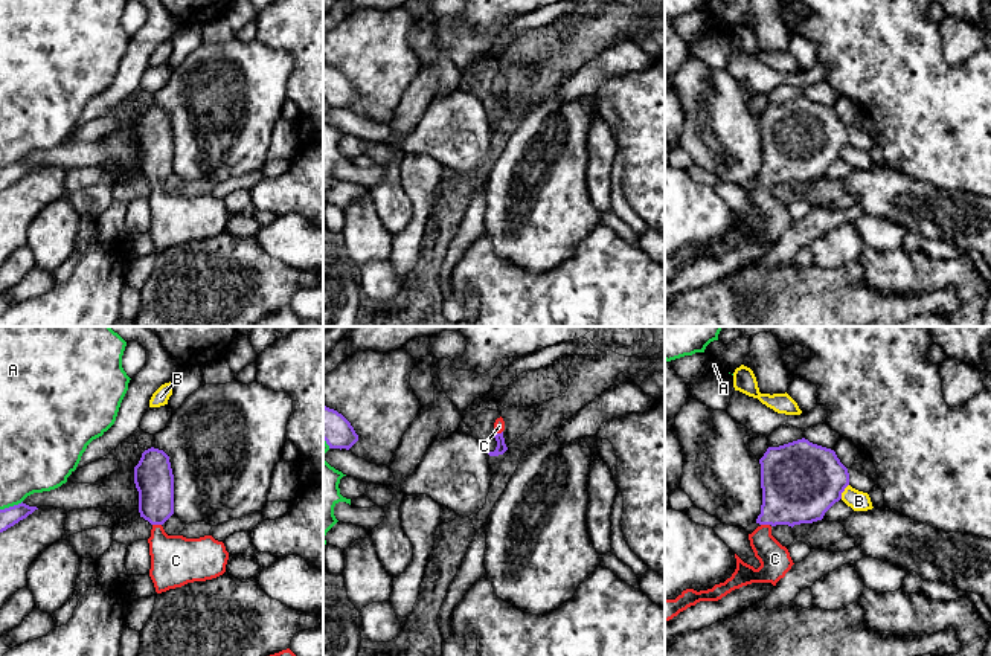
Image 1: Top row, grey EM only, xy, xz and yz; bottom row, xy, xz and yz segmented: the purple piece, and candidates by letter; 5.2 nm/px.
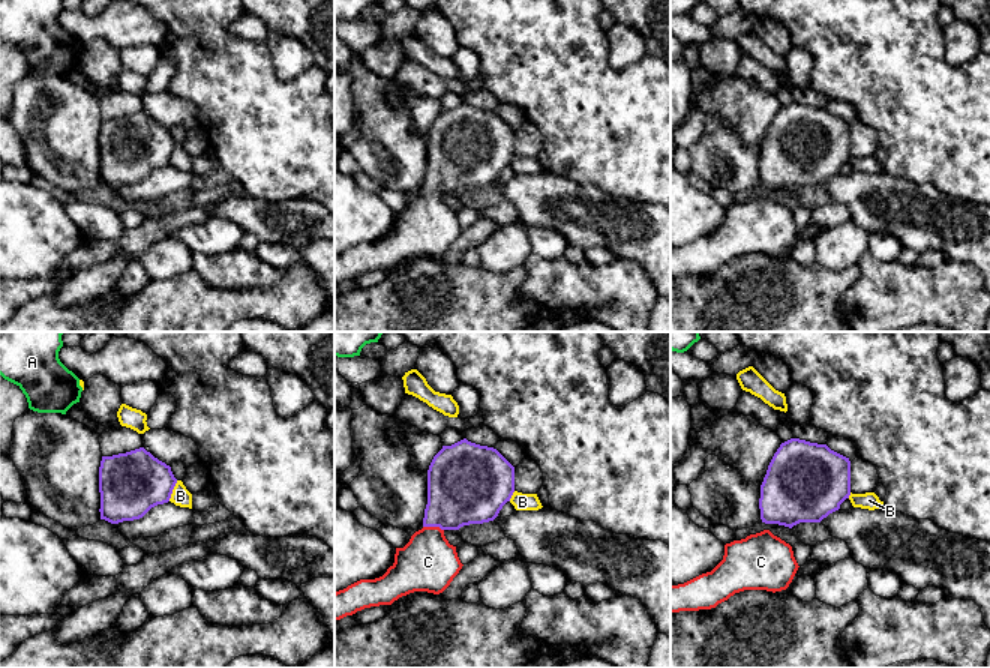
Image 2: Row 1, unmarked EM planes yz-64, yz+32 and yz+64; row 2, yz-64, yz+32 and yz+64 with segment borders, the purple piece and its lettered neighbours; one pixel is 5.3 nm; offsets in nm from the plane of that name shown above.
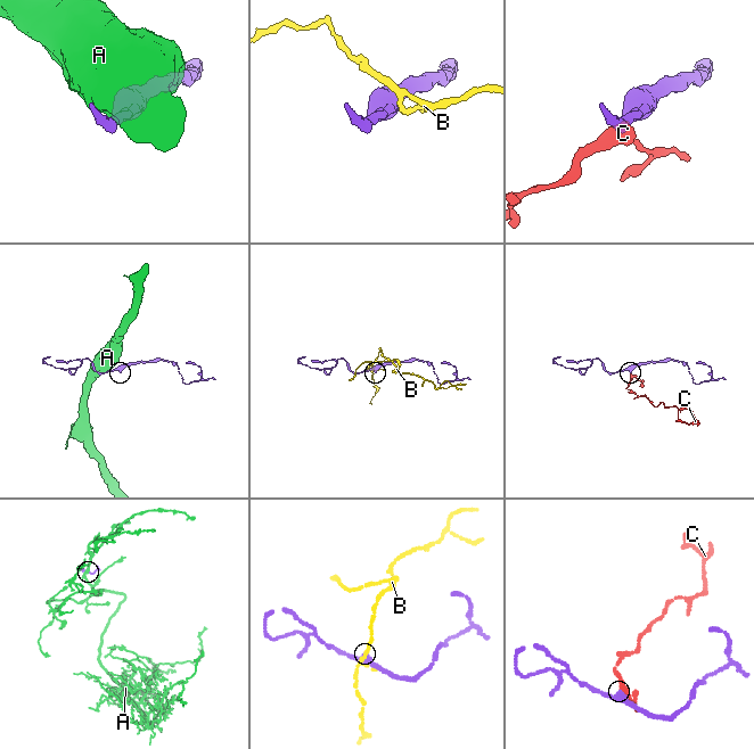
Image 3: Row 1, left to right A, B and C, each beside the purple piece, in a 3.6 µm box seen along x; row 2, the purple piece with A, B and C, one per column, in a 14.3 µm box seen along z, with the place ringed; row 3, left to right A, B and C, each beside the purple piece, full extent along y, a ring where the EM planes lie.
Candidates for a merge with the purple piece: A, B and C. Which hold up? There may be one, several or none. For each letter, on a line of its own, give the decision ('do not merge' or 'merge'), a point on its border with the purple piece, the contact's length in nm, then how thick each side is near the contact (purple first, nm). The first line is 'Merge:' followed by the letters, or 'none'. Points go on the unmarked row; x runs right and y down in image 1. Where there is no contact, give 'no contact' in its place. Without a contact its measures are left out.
Merge: C
A: do not merge; meets purple in xy at (11, 165); contact 130 nm long; 100 nm thick on the purple side, 300 nm on the other
B: do not merge; meets purple in yz at (843, 148); contact 90 nm long; 420 nm thick on the purple side, 110 nm on the other
C: merge; meets purple in xy at (157, 182); contact 50 nm long; 200 nm thick on the purple side, 260 nm on the other

